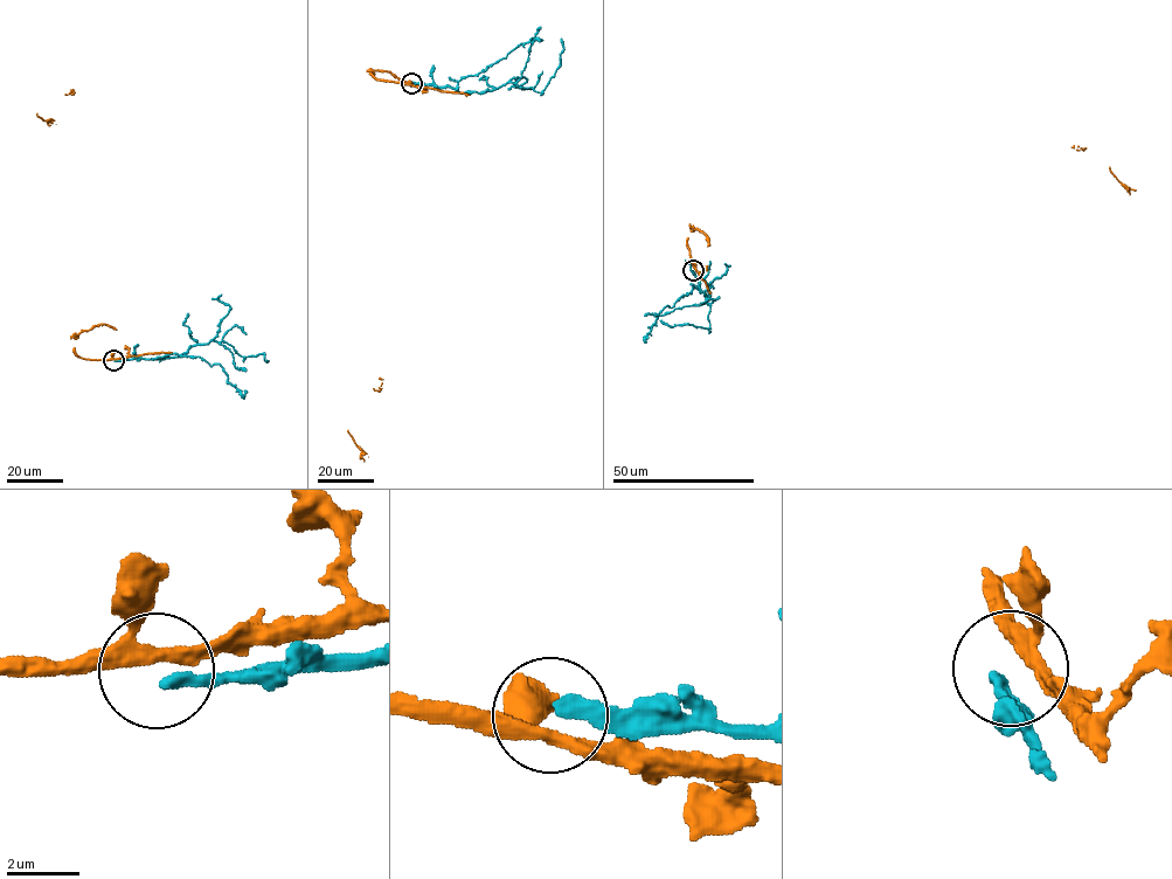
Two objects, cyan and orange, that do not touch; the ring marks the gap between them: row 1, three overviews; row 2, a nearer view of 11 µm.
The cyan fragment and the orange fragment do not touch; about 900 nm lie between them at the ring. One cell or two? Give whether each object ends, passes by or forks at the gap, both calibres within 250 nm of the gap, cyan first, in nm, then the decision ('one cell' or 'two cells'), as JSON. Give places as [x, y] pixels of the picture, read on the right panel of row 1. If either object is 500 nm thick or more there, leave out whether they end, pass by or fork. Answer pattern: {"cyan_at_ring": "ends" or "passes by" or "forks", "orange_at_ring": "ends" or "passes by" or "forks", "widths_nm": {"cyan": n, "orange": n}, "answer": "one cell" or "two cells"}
{"cyan_at_ring": "ends", "orange_at_ring": "forks", "widths_nm": {"cyan": 360, "orange": 320}, "answer": "two cells"}

